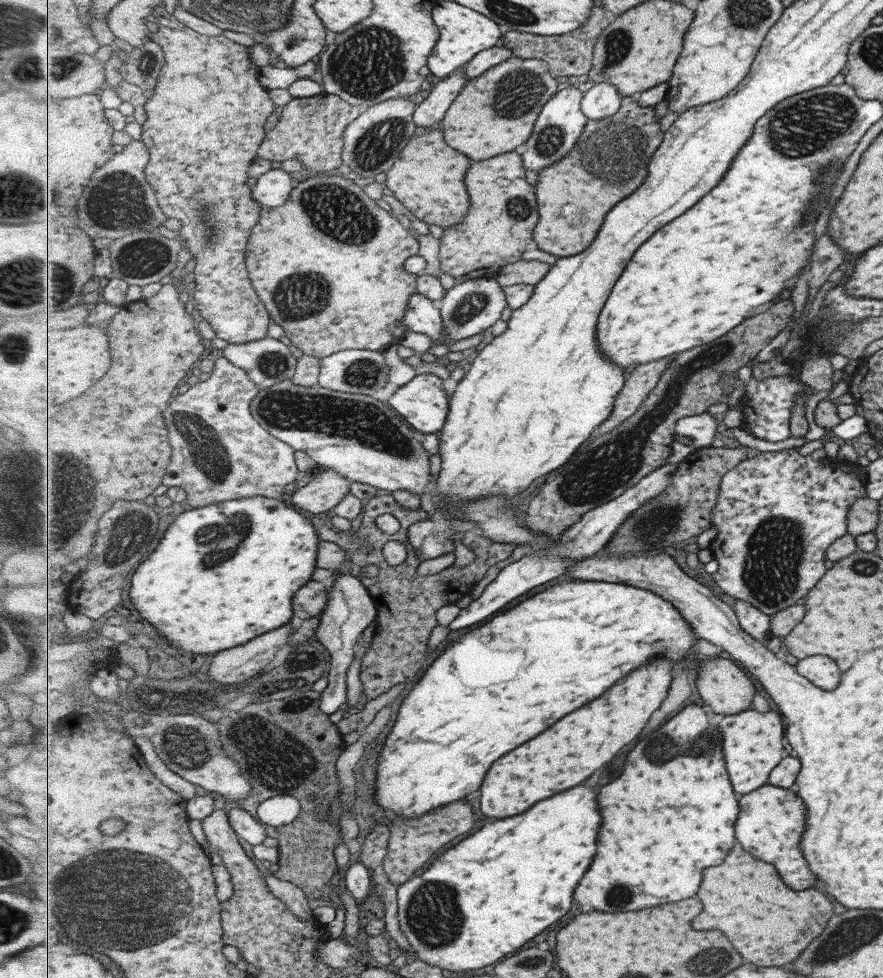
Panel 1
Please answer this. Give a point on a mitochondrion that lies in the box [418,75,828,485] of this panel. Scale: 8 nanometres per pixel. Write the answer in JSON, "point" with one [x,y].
{"point":[614,153]}

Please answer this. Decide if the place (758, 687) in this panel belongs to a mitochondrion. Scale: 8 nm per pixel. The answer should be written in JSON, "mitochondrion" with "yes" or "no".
{"mitochondrion":"no"}

